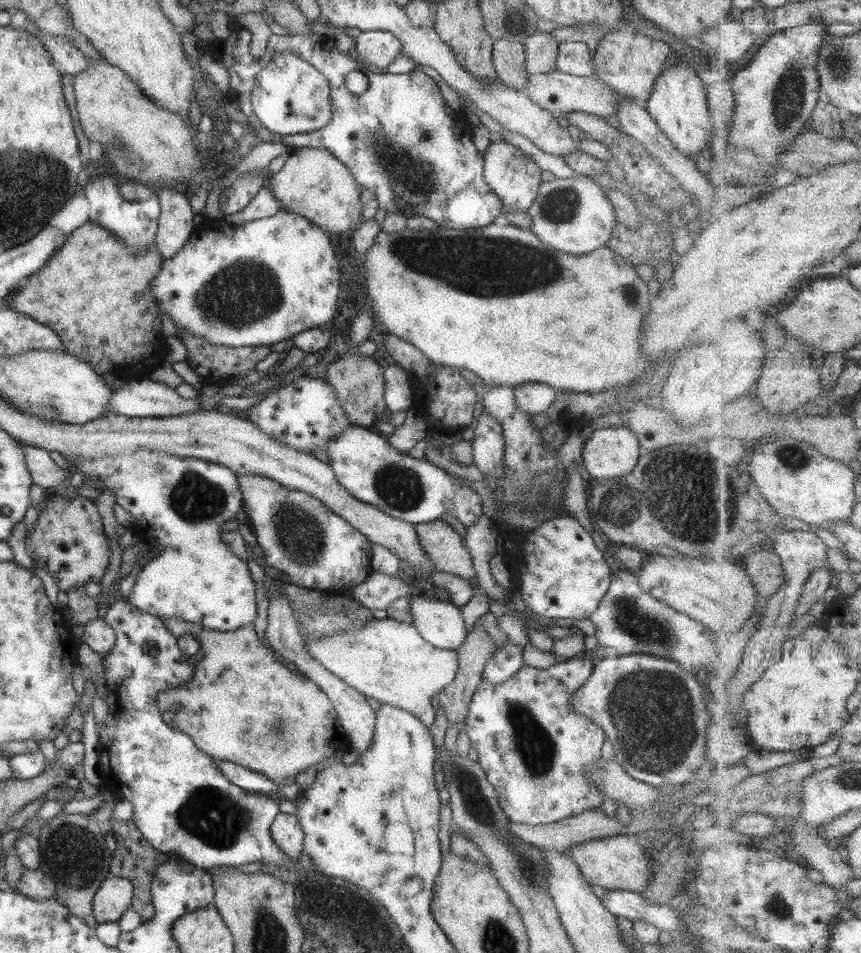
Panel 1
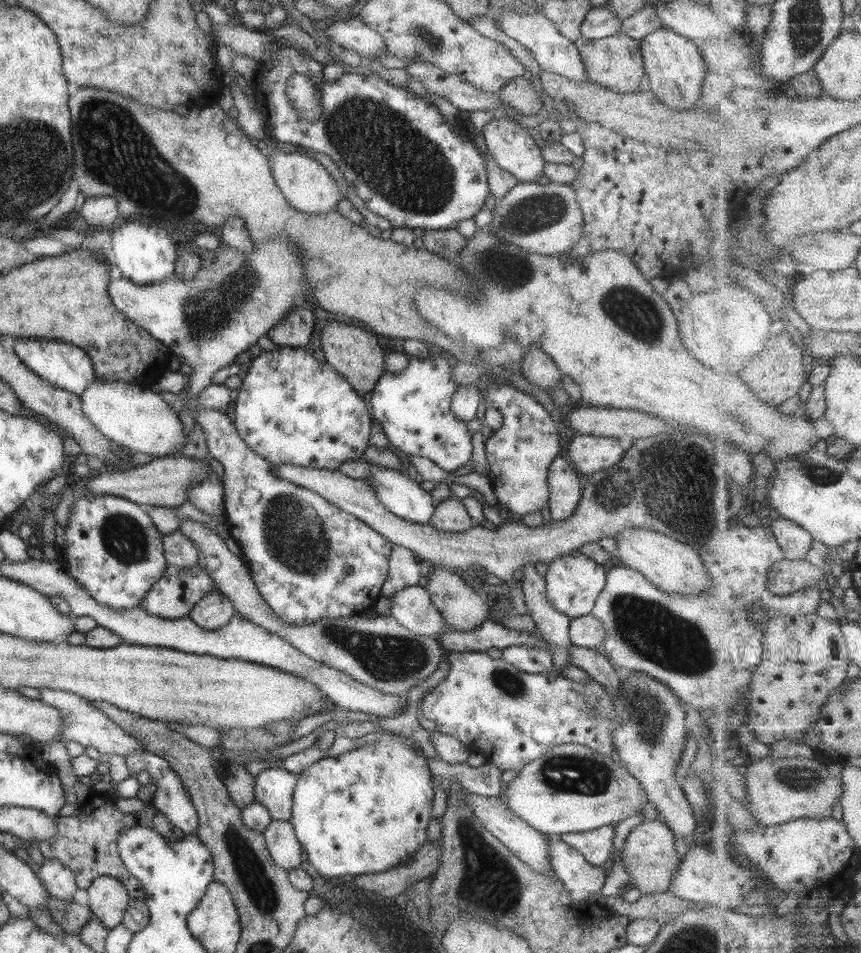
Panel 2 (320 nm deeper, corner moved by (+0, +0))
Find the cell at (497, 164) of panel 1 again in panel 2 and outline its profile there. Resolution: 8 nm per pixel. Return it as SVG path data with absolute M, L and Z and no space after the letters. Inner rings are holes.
M497 114L495 118L482 126L481 134L487 154L493 157L499 168L509 172L510 175L517 178L518 182L537 182L545 162L542 159L540 148L535 145L535 141L527 129L524 129L515 120Z

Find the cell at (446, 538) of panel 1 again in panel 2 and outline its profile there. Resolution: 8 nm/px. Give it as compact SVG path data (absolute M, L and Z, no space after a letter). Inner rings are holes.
M446 499L434 508L430 521L428 522L433 528L452 533L460 533L472 526L475 523L467 515L461 499Z

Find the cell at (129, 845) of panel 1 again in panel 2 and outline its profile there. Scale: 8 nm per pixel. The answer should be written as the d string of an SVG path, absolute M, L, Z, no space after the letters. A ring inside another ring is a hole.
M91 794L81 804L80 813L64 817L57 814L54 815L54 819L55 828L57 828L55 836L36 843L43 858L56 860L59 864L68 868L74 874L77 888L85 890L95 877L109 876L117 879L126 888L131 899L143 899L144 892L141 883L125 870L119 858L116 849L119 832L123 828L142 826L143 828L155 830L157 834L161 834L163 838L171 839L173 842L183 838L183 834L151 804L137 813L121 813L115 807L114 800L106 795Z

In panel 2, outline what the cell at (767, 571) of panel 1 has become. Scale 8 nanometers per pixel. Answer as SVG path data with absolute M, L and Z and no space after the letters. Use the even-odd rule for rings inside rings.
M783 559L772 566L770 591L779 596L787 596L814 584L820 584L826 572L807 559Z

